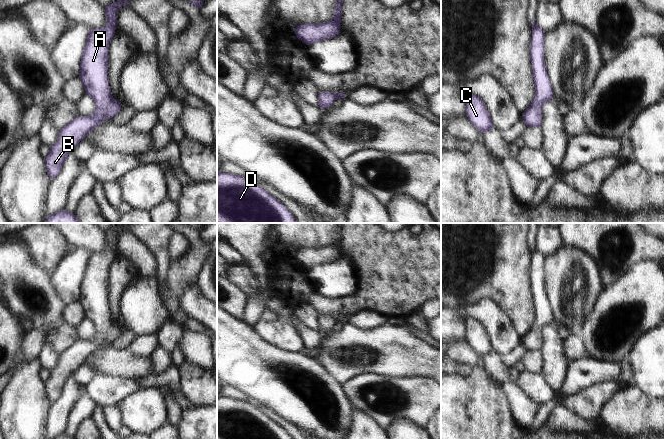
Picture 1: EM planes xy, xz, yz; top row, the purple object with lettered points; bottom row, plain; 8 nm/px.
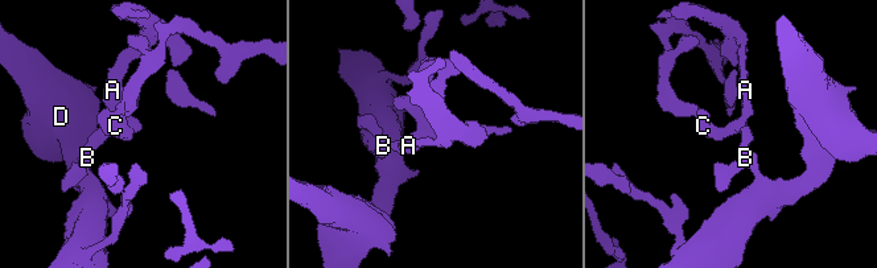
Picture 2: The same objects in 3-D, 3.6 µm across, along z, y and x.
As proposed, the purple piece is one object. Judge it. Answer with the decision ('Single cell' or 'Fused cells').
Single cell.

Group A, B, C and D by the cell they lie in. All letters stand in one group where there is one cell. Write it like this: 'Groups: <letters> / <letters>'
Groups: A B C D.

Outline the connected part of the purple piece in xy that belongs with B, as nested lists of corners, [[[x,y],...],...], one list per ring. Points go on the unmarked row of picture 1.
[[[119,223],[117,226],[104,231],[109,248],[103,252],[88,254],[88,263],[80,286],[78,301],[84,310],[85,317],[95,324],[96,334],[92,340],[77,340],[60,353],[59,363],[54,369],[50,370],[50,377],[45,382],[46,395],[51,403],[54,403],[60,397],[62,389],[72,372],[83,364],[90,354],[100,350],[104,342],[112,343],[121,333],[121,325],[115,326],[112,323],[108,309],[108,269],[115,258],[115,251],[117,250],[117,232],[119,230],[128,230],[127,226],[129,224],[131,223]]]

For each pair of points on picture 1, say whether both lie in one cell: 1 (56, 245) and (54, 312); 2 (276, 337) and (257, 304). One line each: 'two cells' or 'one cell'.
1: two cells
2: two cells

